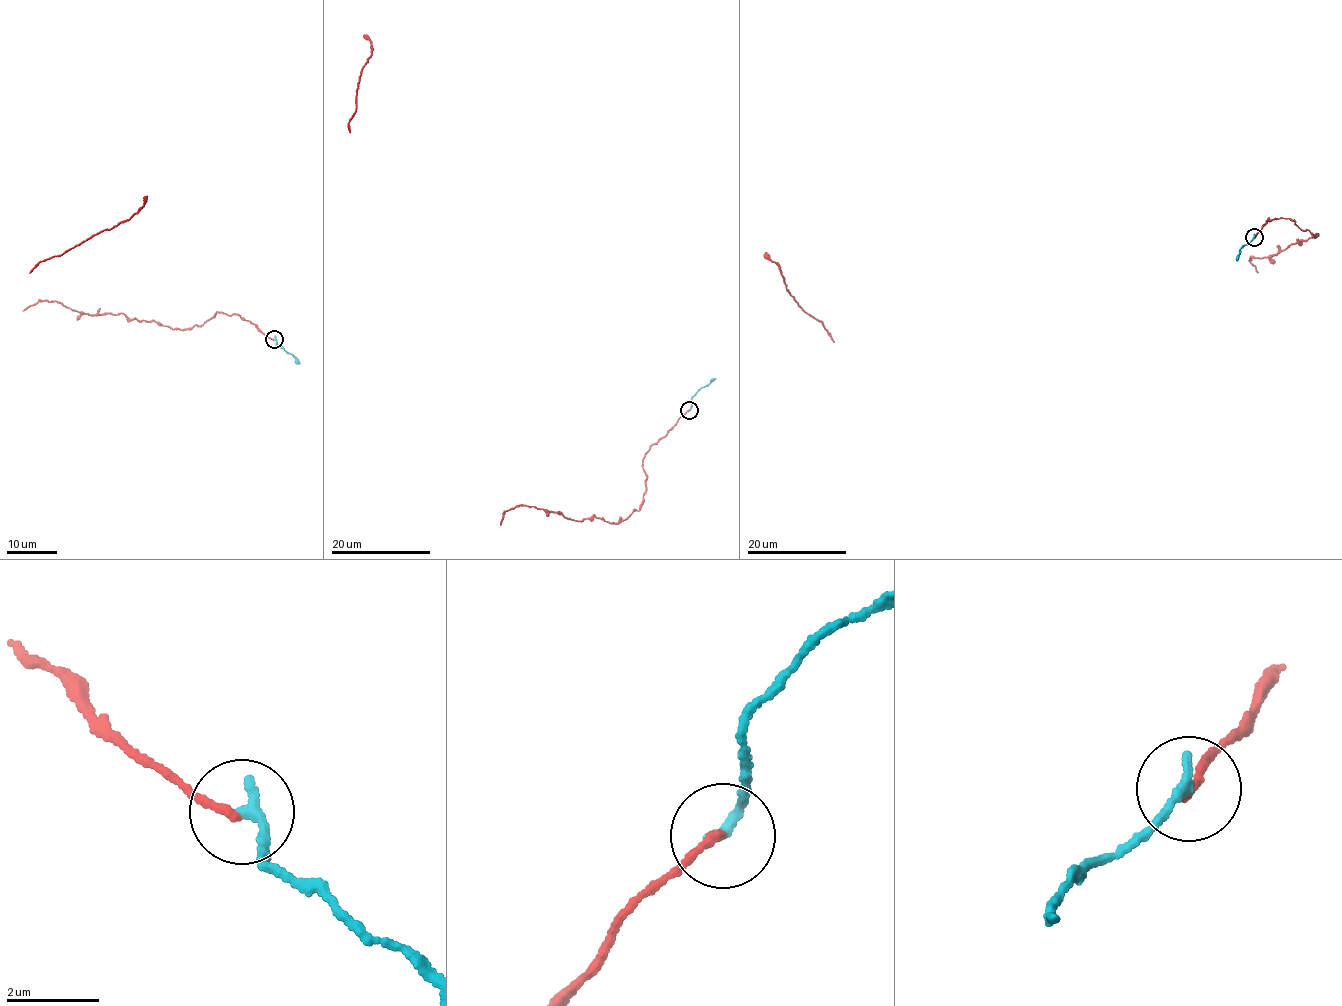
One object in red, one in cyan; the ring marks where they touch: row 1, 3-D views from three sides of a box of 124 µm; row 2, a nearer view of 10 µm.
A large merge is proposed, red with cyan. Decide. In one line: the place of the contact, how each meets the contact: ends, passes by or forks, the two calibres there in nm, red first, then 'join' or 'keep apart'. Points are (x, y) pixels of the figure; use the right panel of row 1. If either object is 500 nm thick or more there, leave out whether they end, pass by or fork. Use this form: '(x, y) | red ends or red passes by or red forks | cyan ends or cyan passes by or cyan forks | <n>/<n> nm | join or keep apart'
(1254, 237) | red ends | cyan ends | 170/260 nm | keep apart

